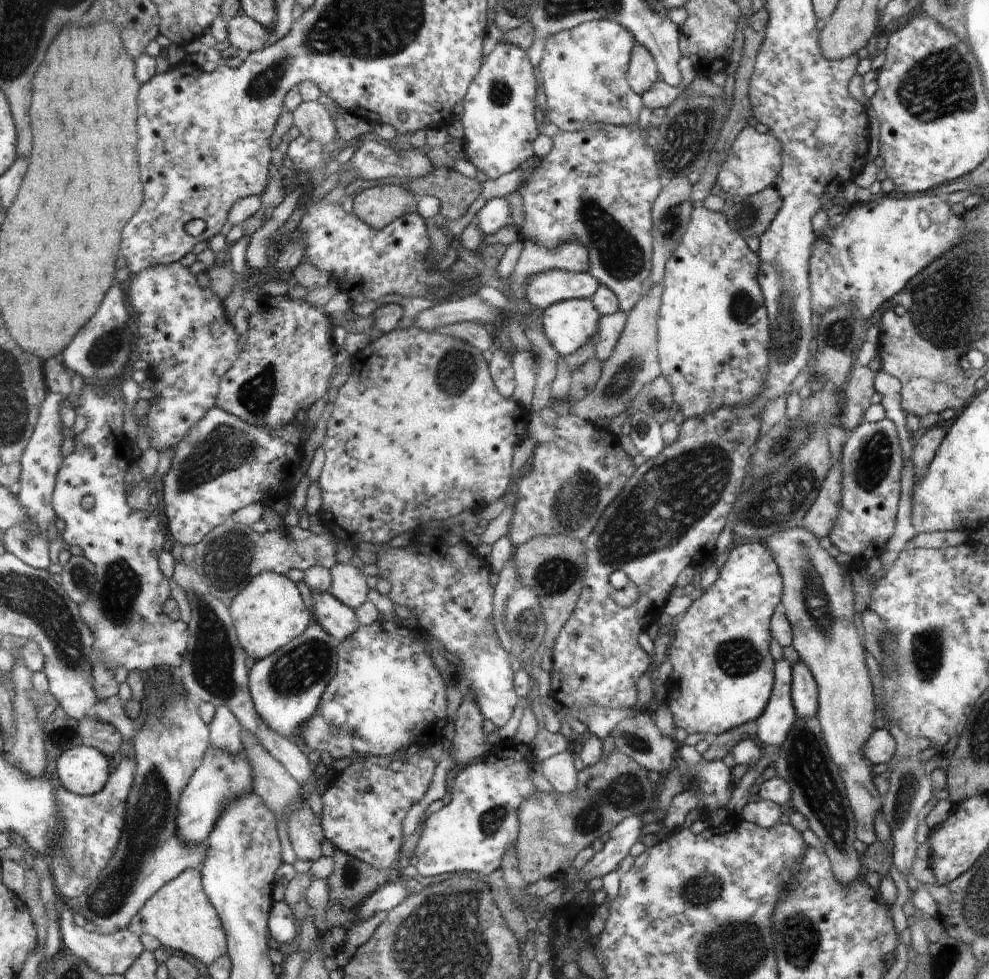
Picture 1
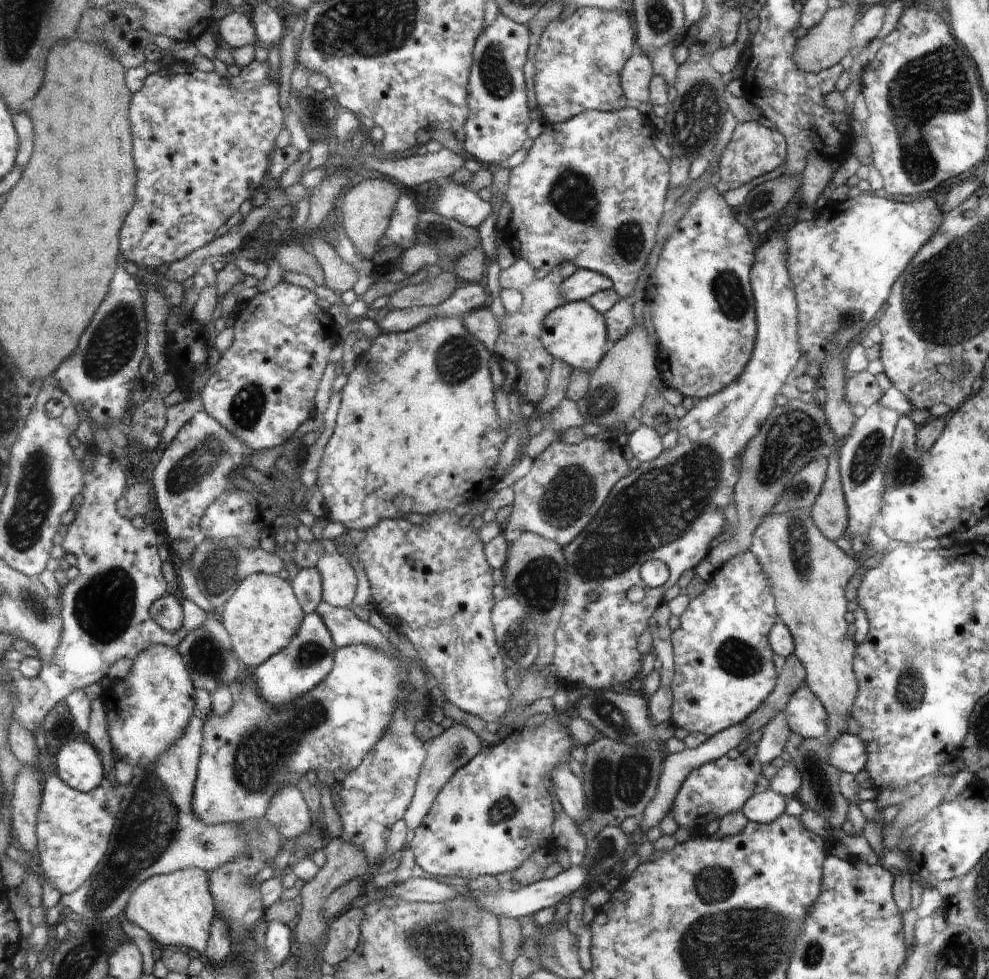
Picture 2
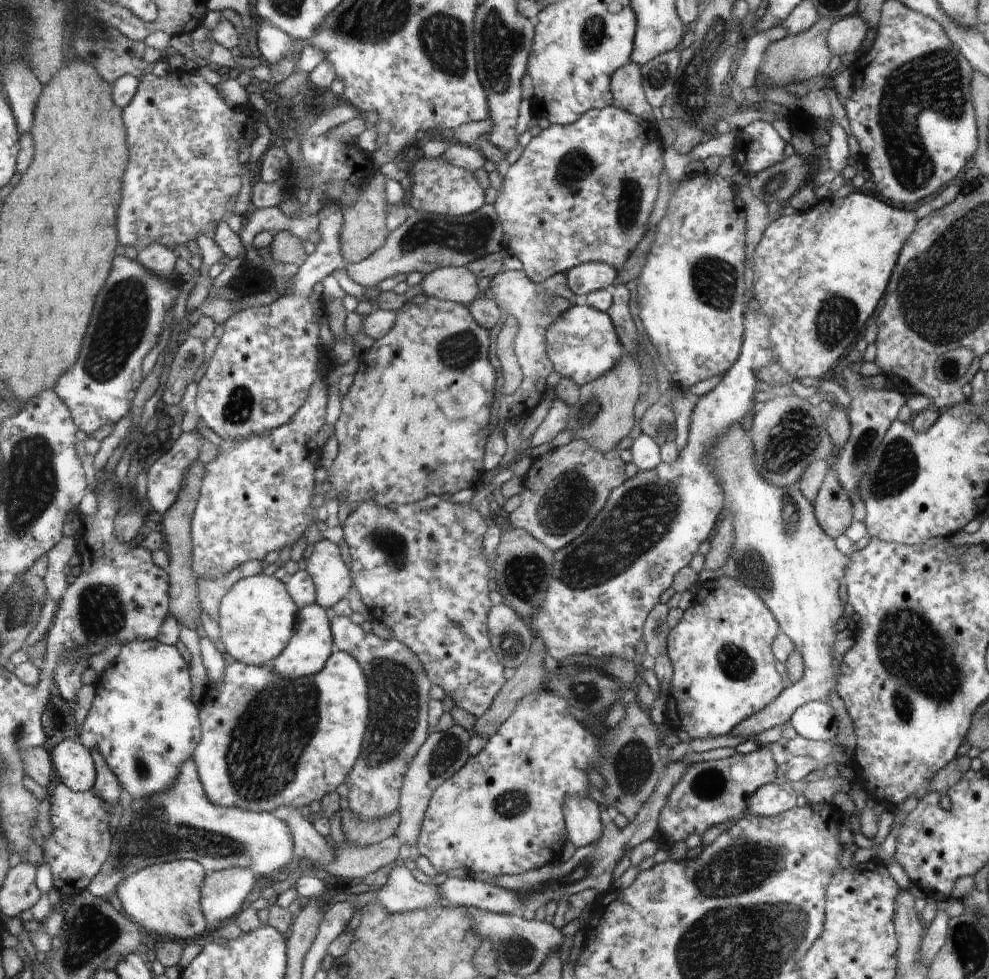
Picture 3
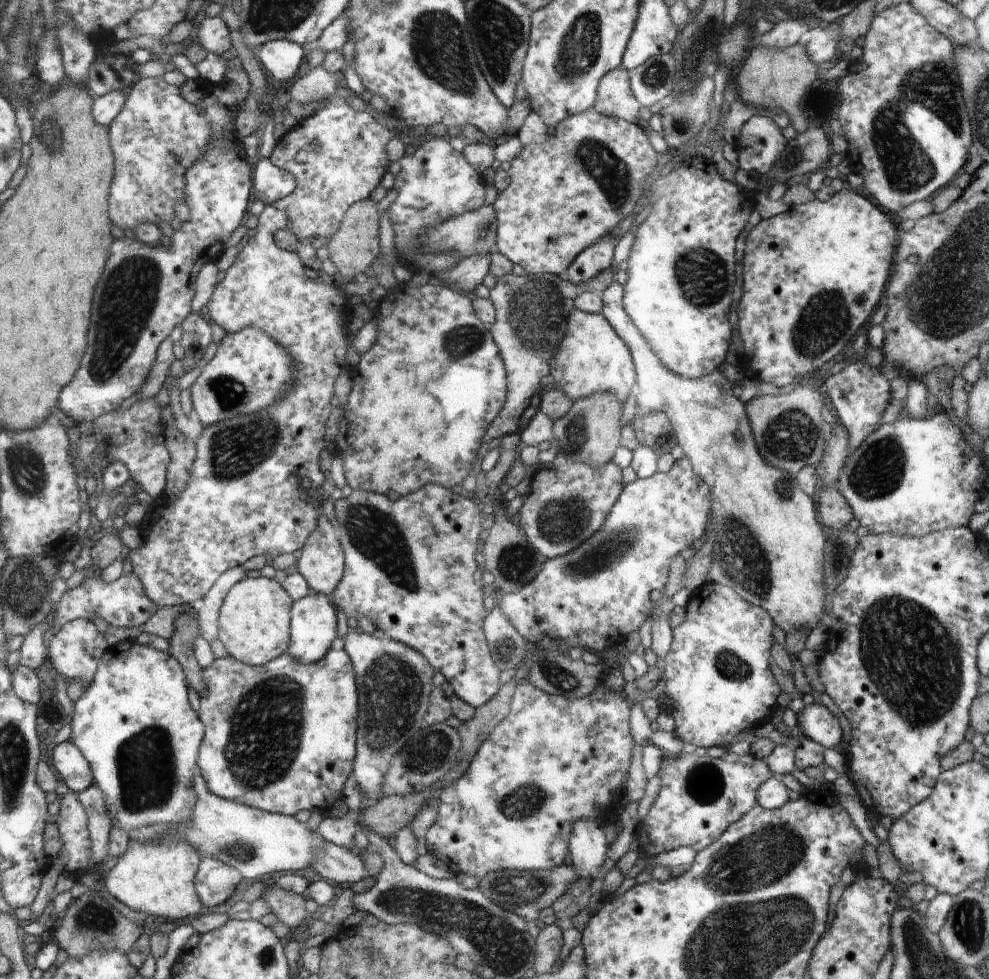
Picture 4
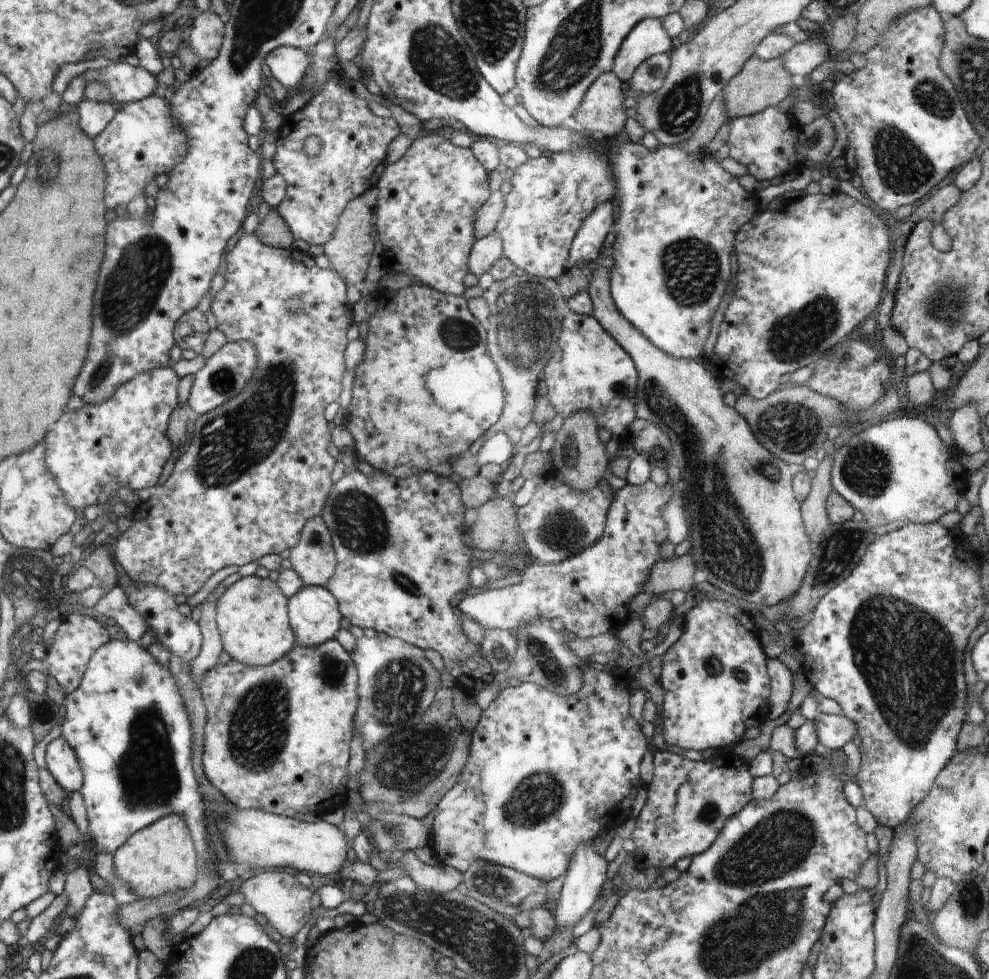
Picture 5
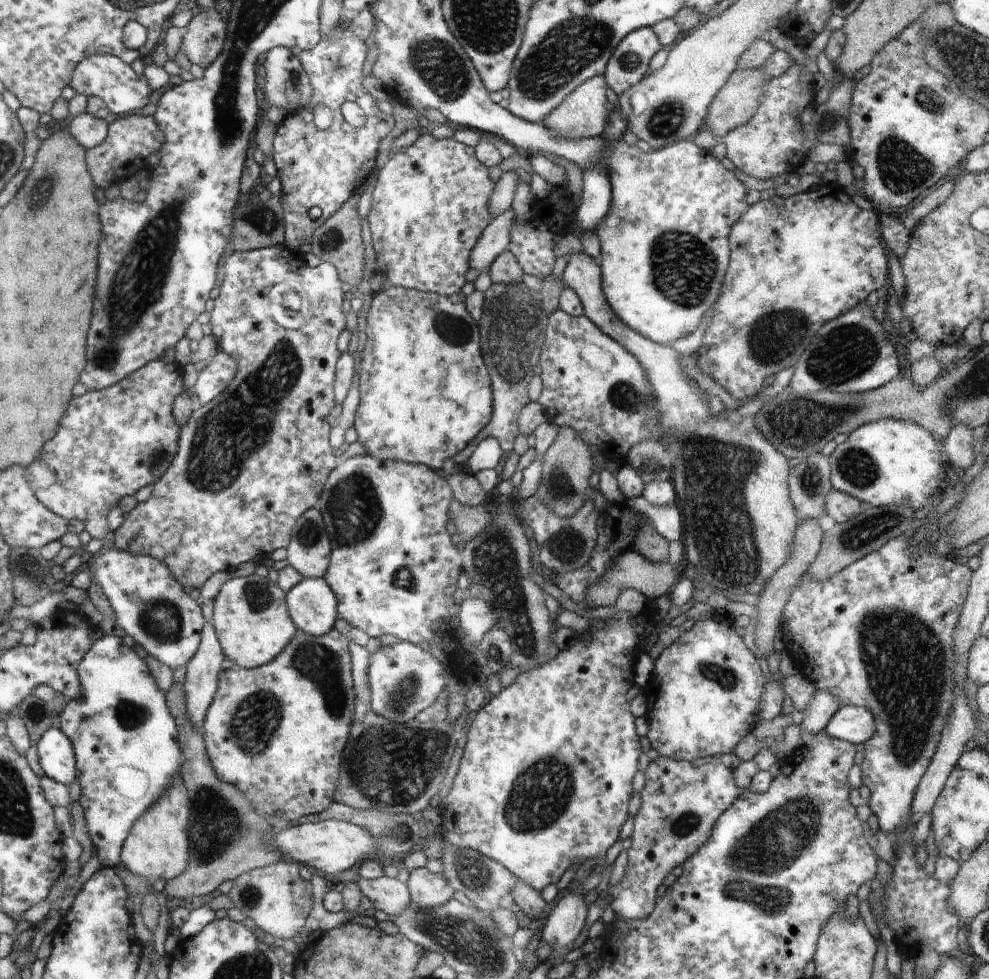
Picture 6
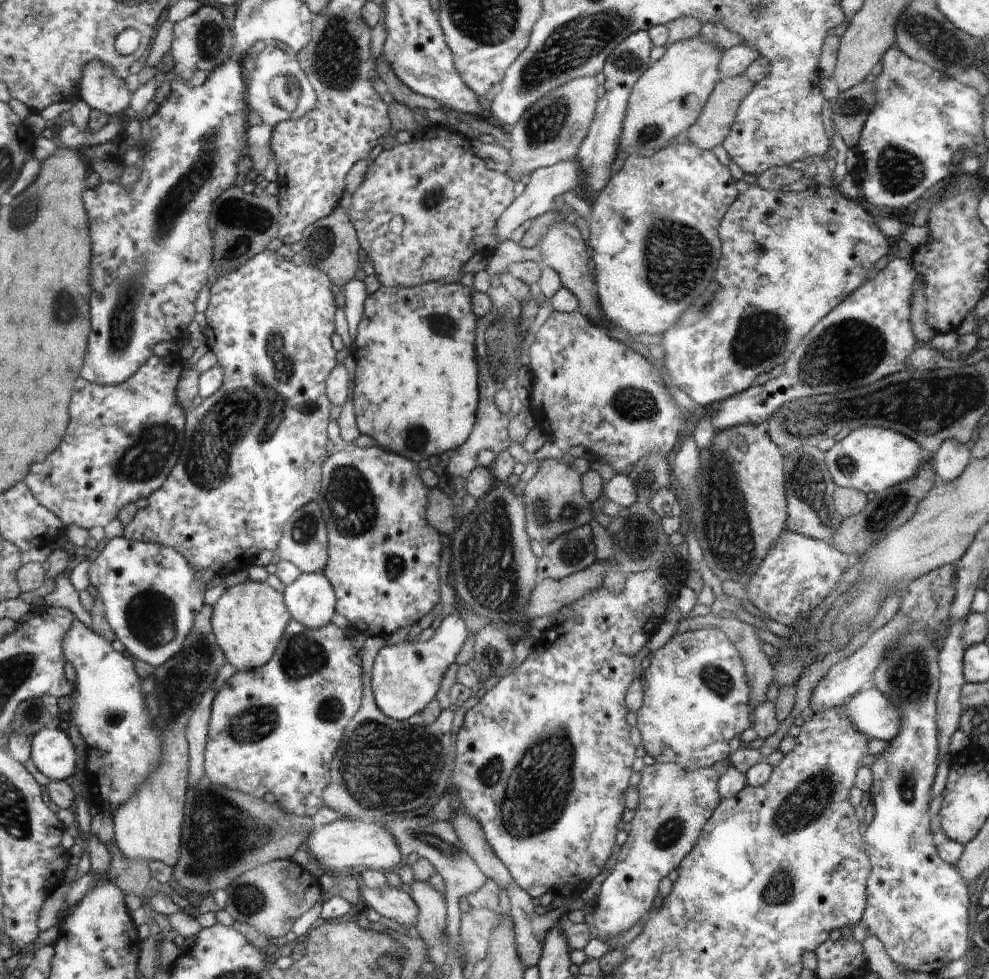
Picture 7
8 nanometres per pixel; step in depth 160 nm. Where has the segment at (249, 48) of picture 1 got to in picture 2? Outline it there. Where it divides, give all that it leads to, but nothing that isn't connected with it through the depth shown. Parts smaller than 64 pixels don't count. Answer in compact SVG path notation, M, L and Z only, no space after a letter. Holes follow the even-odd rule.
M236 9L224 14L218 22L218 28L221 40L233 49L257 43L255 25L247 9Z

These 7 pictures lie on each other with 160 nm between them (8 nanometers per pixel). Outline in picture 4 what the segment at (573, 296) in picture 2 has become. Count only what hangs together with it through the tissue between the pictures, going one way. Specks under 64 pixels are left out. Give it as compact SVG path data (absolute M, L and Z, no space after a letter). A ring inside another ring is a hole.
M604 239L598 244L584 249L566 270L564 275L566 280L576 285L582 285L611 268L615 244L616 242L612 239Z

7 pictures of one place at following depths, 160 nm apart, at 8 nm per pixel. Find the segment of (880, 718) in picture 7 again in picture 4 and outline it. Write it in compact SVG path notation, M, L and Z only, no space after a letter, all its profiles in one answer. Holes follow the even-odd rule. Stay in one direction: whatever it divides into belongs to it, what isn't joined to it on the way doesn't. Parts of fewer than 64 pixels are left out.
M812 703L804 707L797 716L801 734L821 744L824 748L833 748L842 742L842 729L838 719L822 704Z

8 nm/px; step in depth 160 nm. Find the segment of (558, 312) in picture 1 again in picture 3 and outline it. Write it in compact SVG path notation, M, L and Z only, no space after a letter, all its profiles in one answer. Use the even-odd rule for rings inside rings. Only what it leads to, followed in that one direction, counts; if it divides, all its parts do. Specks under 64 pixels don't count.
M587 305L574 306L568 310L547 334L547 355L554 364L554 372L572 380L579 388L610 373L625 354L610 316Z

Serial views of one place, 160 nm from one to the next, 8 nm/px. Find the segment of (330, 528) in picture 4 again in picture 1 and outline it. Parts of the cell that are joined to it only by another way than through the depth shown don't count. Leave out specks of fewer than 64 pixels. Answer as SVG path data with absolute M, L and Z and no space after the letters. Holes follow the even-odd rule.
M337 562L329 571L332 581L329 593L340 599L340 602L352 609L358 609L368 600L368 576L362 573L361 568Z

